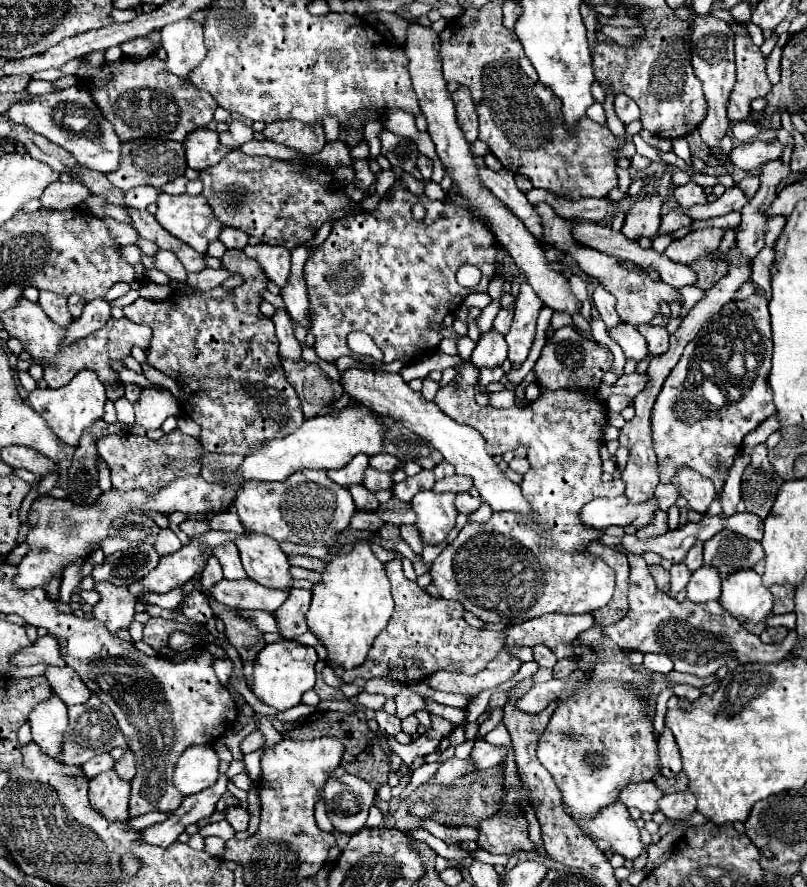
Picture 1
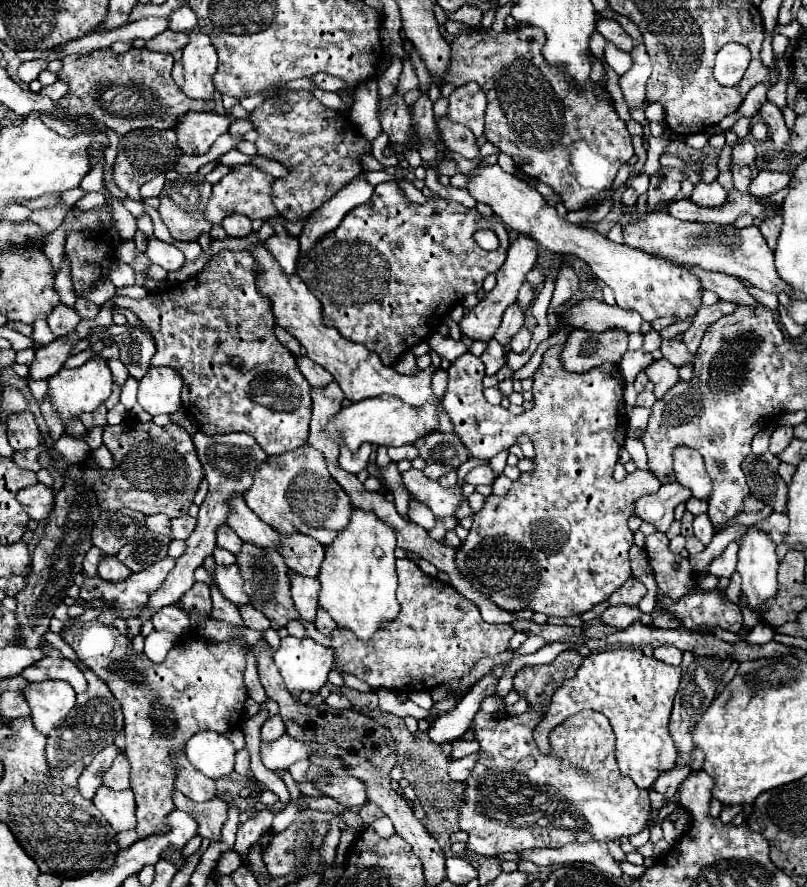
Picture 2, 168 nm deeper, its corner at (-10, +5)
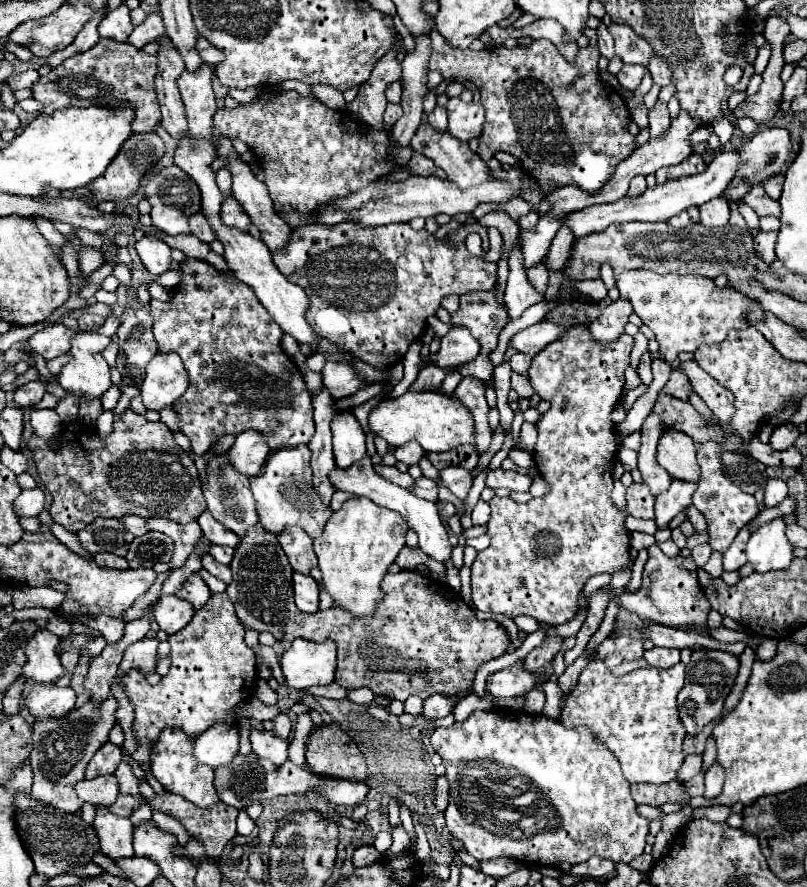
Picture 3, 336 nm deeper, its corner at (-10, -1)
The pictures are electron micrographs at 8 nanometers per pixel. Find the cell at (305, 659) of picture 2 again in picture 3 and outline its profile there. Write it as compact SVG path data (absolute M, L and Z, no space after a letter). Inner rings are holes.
M296 638L284 652L280 666L292 690L332 684L336 672L336 644L332 640L312 642Z

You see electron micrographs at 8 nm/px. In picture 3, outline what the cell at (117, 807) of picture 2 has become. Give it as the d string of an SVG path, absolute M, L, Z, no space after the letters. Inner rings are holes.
M100 806L96 808L94 830L100 840L100 852L110 860L134 856L130 818L118 818L110 814L106 806Z

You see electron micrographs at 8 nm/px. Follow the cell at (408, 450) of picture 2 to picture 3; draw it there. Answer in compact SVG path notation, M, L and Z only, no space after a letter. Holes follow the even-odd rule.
M410 442L410 444L402 444L402 448L396 448L394 456L396 460L410 466L410 464L418 464L418 460L424 456L424 450L418 442Z

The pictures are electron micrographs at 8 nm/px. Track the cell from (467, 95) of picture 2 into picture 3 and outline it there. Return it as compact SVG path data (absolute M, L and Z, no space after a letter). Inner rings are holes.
M458 96L450 98L448 104L448 132L458 140L472 140L478 138L484 124L484 108L482 104L466 104Z

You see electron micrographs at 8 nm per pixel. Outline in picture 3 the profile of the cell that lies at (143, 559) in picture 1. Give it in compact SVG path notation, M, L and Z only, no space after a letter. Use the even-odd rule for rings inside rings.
M146 532L140 538L134 538L128 550L130 568L152 568L158 562L170 562L174 552L174 542L170 536L160 532Z

